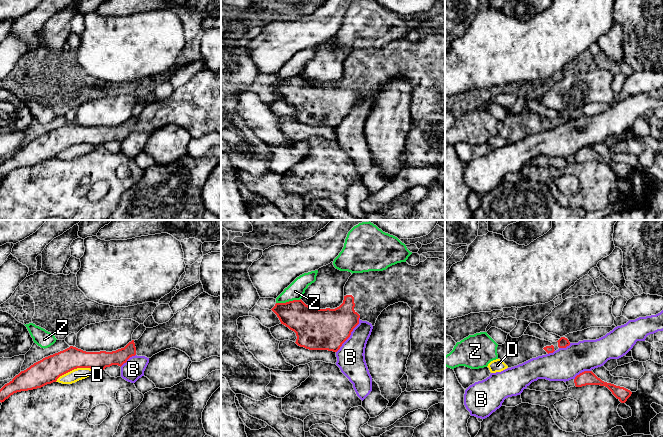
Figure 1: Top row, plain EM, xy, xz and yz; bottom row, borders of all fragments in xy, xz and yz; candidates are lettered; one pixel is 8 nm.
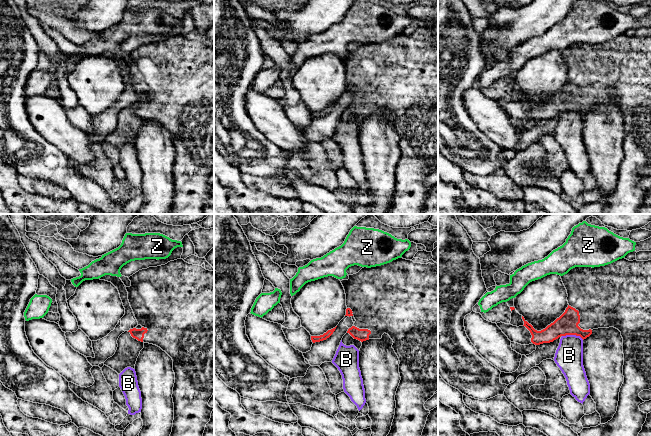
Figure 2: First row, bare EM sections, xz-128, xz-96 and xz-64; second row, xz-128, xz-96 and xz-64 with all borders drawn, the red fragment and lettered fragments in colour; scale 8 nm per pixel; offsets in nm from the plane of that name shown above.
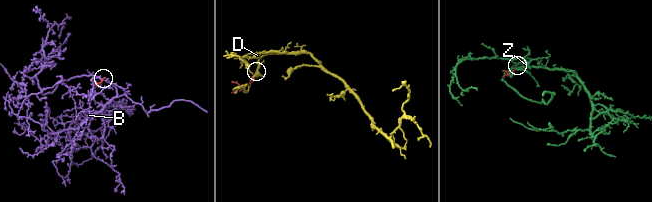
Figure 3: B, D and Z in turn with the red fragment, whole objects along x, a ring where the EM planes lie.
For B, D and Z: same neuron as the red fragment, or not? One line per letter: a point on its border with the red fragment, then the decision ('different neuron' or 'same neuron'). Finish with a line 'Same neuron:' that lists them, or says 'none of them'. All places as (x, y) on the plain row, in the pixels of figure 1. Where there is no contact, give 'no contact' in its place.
B: xz (350, 110) | different neuron
D: xy (76, 144) | different neuron
Z: xz (289, 77) | different neuron
Same neuron: none of them

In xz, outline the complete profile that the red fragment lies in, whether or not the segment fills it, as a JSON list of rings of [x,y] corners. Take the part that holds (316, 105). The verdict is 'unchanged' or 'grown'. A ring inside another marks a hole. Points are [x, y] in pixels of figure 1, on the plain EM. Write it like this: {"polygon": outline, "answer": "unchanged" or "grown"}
{"polygon": [[[427,34],[416,42],[407,38],[397,39],[383,47],[353,49],[344,62],[343,79],[335,85],[310,84],[301,75],[286,79],[276,79],[271,85],[281,100],[296,109],[296,120],[309,126],[328,126],[337,128],[350,113],[359,97],[367,97],[375,102],[381,88],[398,78],[407,79],[411,84],[410,116],[411,128],[406,140],[408,152],[405,167],[434,167],[445,164],[445,36]]], "answer": "grown"}

